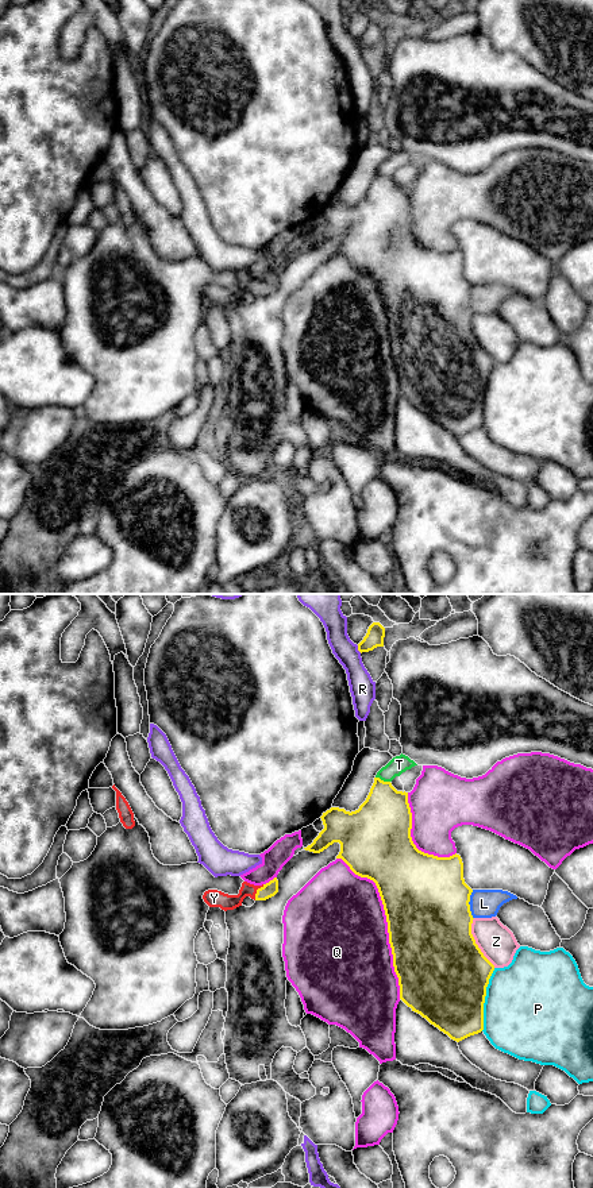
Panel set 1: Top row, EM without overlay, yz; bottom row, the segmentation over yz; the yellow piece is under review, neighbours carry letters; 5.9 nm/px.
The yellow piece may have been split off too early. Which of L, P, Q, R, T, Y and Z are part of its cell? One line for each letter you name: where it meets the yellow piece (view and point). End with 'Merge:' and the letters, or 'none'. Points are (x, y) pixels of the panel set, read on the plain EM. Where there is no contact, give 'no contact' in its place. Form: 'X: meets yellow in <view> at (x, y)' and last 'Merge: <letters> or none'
Y: meets yellow in yz at (257, 286)
Merge: Y

